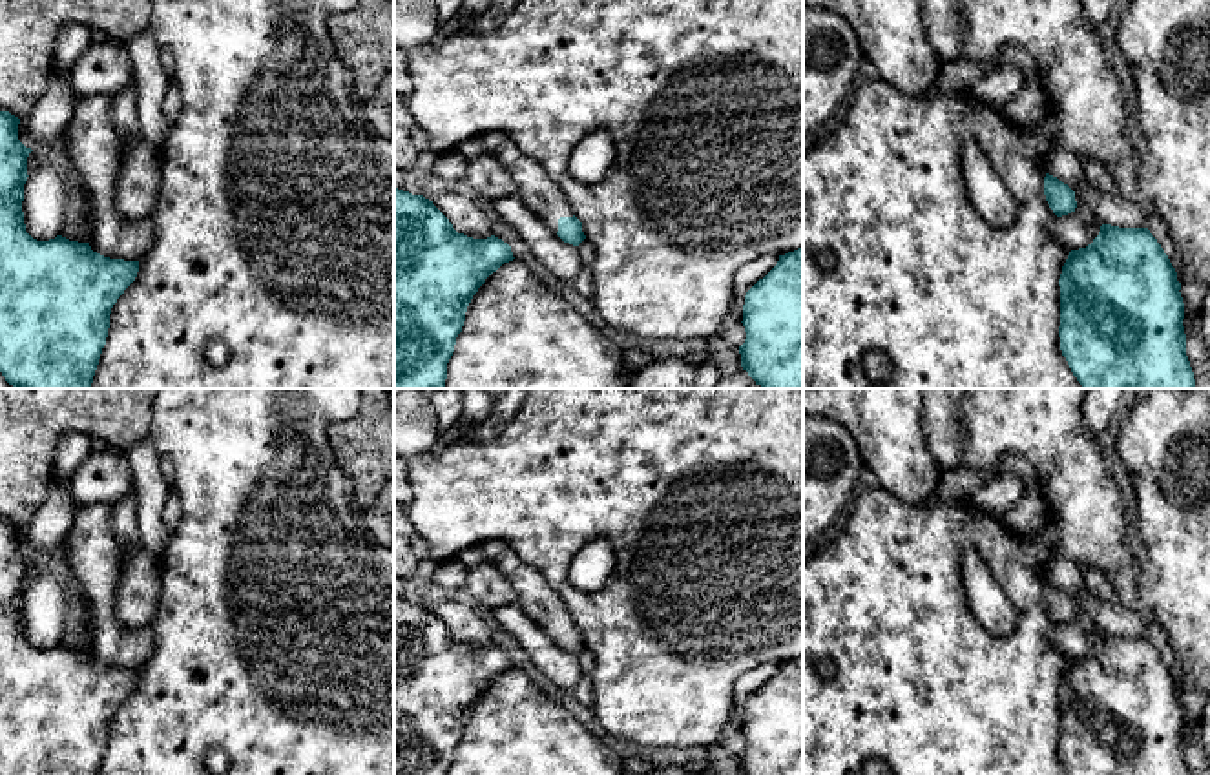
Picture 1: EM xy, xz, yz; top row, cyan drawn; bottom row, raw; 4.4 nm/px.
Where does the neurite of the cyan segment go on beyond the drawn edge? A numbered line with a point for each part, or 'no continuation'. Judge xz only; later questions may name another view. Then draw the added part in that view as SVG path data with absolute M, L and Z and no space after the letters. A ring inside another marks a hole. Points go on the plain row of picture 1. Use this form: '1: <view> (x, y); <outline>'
1: xz (535, 595); M484 542L484 558L495 565L518 594L516 604L546 631L551 640L558 640L560 625L573 625L573 618L564 600L544 578L544 573L526 563L504 542Z

